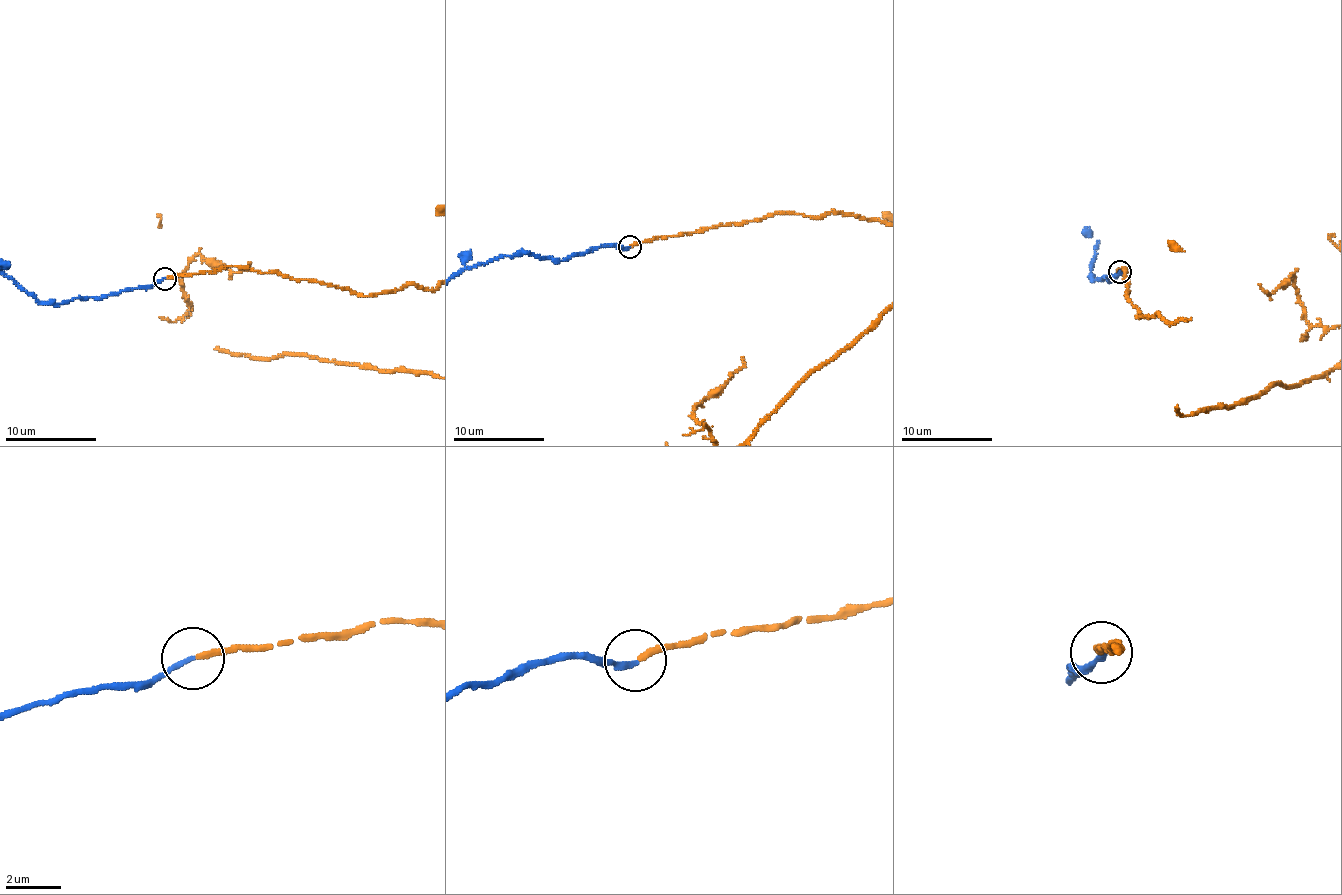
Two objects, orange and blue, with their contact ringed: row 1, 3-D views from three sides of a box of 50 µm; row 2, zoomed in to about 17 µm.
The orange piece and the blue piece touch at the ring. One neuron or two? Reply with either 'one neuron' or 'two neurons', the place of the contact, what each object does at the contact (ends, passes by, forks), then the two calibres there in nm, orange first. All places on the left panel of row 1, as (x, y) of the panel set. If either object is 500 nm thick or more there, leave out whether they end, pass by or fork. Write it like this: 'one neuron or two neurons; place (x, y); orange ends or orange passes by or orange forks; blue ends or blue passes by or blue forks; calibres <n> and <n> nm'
one neuron; place (164, 278); orange ends; blue ends; calibres 200 and 190 nm

